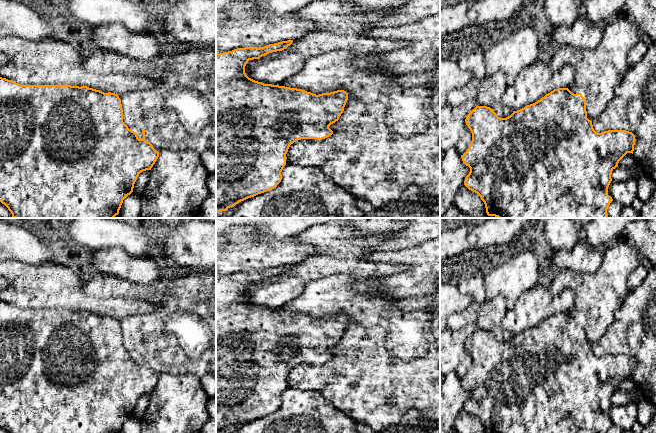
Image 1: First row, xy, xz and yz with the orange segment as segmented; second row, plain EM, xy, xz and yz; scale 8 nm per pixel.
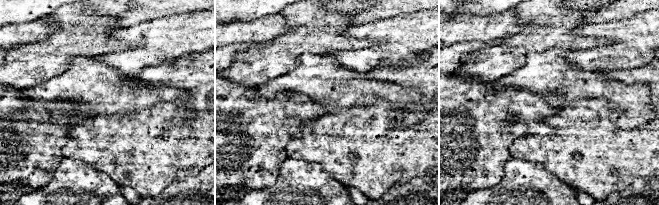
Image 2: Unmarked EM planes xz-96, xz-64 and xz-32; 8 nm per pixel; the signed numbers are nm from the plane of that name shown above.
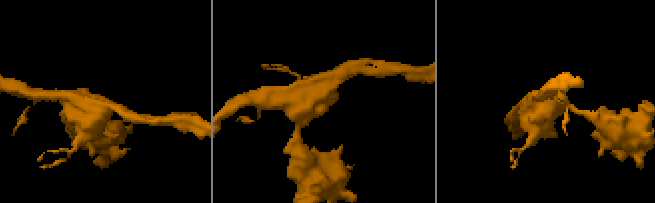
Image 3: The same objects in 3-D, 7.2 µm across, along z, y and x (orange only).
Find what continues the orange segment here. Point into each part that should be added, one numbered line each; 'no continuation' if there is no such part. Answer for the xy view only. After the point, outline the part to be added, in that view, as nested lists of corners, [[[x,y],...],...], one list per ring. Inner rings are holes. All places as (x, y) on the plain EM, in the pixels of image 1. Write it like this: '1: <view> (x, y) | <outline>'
no continuation

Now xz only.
no continuation

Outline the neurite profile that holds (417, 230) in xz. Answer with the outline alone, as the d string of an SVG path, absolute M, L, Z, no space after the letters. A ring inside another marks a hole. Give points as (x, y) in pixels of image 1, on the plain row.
M398 218L406 225L378 243L378 251L407 248L440 238L440 218Z

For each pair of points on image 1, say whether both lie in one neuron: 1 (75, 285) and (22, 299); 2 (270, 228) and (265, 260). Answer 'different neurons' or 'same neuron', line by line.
1: same neuron
2: different neurons

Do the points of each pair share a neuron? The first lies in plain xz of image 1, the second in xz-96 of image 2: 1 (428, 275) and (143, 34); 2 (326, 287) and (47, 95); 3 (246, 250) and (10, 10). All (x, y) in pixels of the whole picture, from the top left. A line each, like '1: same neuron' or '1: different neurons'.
1: same neuron
2: same neuron
3: different neurons

